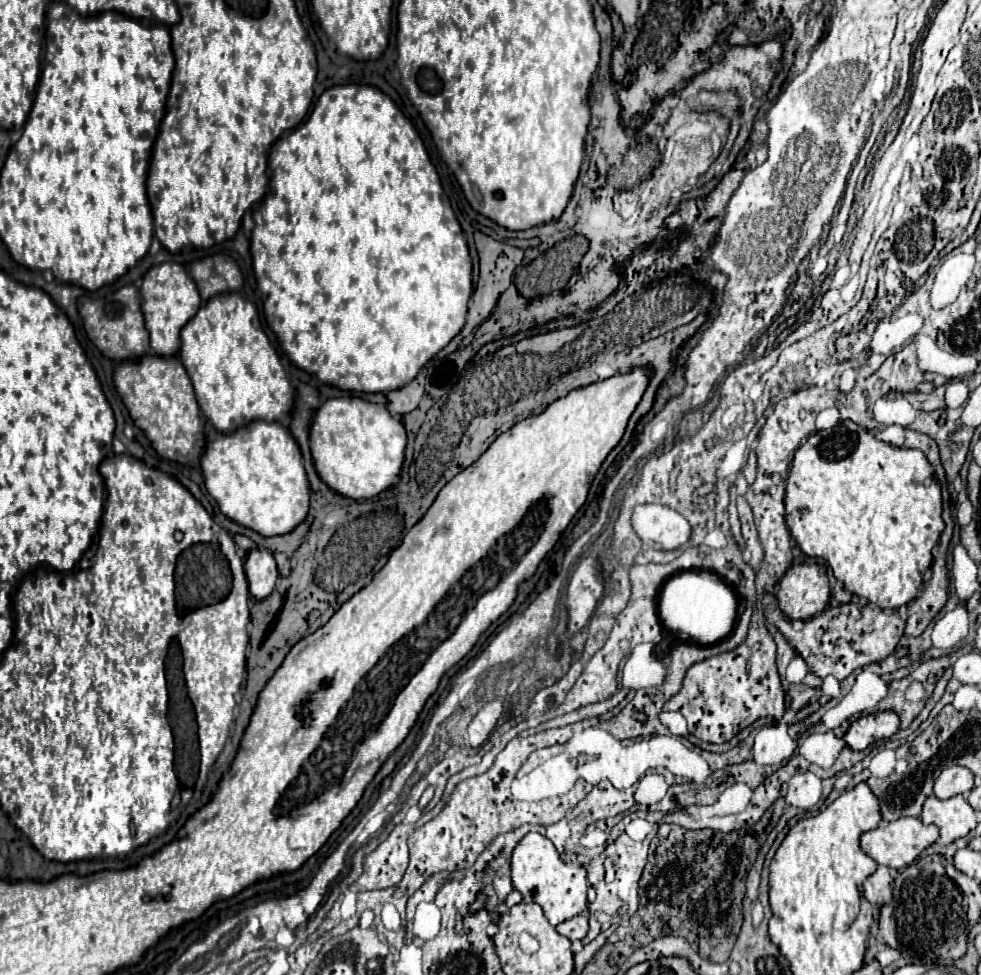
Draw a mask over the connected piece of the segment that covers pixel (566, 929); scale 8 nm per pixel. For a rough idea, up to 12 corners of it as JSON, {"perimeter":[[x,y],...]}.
{"perimeter":[[571,917],[555,927],[567,939],[583,939],[587,935],[587,917]]}

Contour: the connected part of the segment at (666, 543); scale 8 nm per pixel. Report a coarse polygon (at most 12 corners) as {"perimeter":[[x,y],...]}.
{"perimeter":[[657,503],[635,505],[631,525],[643,545],[685,545],[691,525]]}

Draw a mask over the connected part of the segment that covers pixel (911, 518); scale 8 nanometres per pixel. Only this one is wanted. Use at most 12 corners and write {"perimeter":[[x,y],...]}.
{"perimeter":[[853,421],[795,451],[791,537],[907,605],[945,523],[919,449]]}

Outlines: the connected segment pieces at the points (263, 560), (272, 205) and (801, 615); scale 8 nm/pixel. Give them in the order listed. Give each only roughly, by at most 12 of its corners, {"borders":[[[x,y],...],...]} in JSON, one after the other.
{"borders":[[[251,549],[245,573],[251,595],[265,599],[279,577],[269,549]],[[323,91],[251,255],[297,367],[403,387],[461,331],[467,241],[413,123]],[[791,565],[779,583],[779,609],[809,619],[829,603],[817,565]]]}

